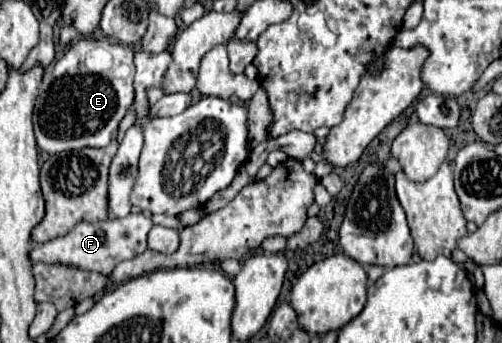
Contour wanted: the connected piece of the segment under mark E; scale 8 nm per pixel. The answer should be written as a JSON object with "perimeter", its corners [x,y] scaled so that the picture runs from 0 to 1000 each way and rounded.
{"perimeter":[[[161,111],[90,210],[70,292],[66,362],[74,426],[94,449],[157,431],[205,431],[257,327],[265,268],[265,146],[217,117]]]}

